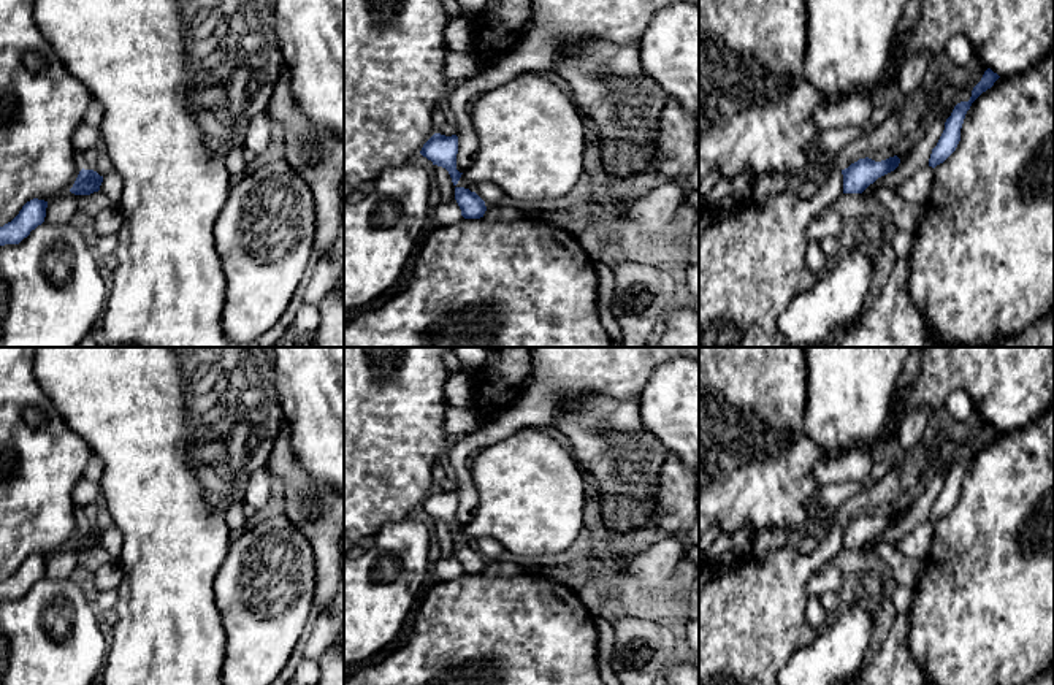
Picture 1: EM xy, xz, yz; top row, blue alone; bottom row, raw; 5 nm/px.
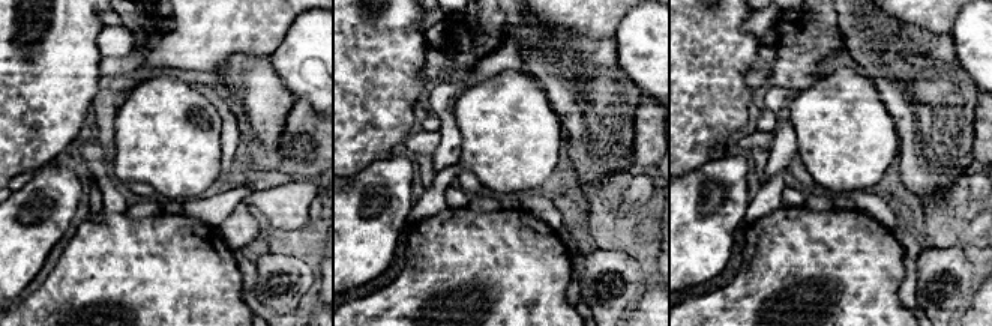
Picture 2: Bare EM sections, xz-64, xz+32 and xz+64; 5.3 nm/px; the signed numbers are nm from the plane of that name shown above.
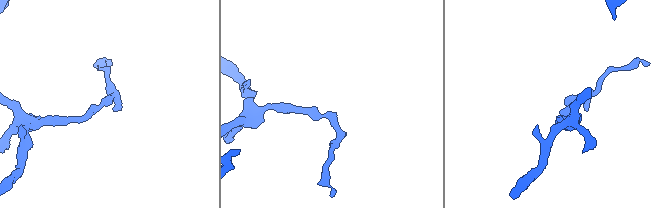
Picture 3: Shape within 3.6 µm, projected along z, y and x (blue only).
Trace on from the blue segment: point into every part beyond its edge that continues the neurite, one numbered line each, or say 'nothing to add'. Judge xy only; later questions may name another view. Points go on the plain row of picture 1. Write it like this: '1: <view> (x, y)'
nothing to add

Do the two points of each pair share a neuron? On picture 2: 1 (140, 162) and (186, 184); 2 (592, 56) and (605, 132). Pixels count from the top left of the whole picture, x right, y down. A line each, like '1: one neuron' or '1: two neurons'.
1: one neuron
2: one neuron

